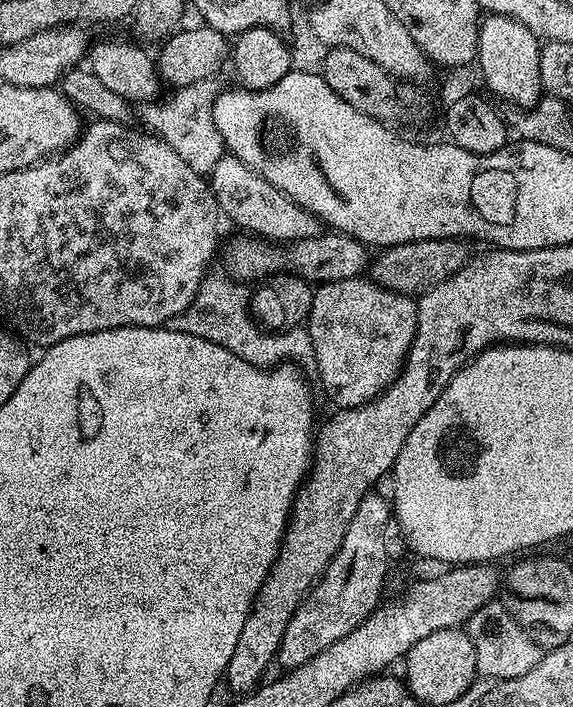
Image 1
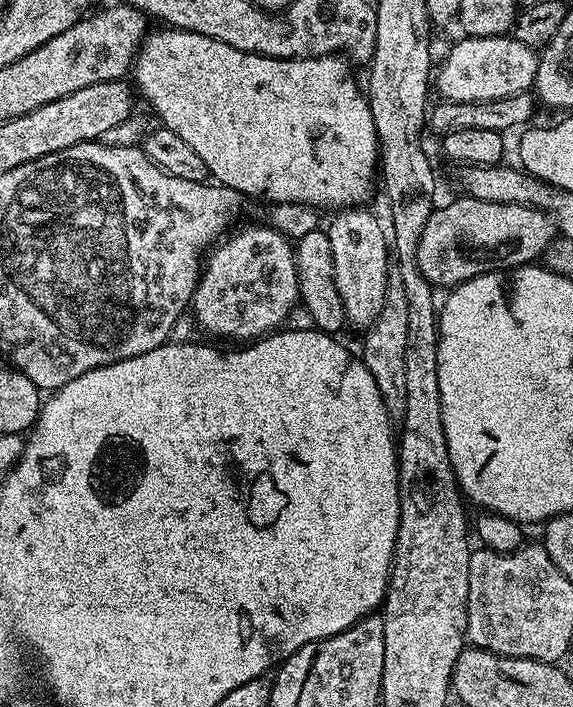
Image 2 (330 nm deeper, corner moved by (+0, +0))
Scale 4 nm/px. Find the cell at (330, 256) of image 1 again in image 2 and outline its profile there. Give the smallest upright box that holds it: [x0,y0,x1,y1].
[418,194,557,290]

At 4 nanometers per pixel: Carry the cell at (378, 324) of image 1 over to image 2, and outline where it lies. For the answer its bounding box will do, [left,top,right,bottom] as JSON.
[326,206,390,330]

